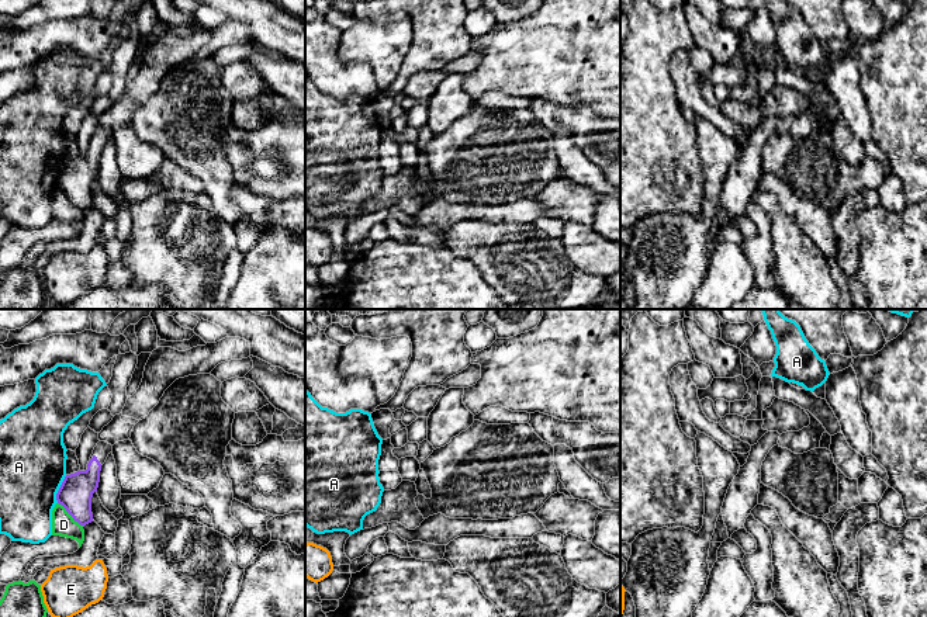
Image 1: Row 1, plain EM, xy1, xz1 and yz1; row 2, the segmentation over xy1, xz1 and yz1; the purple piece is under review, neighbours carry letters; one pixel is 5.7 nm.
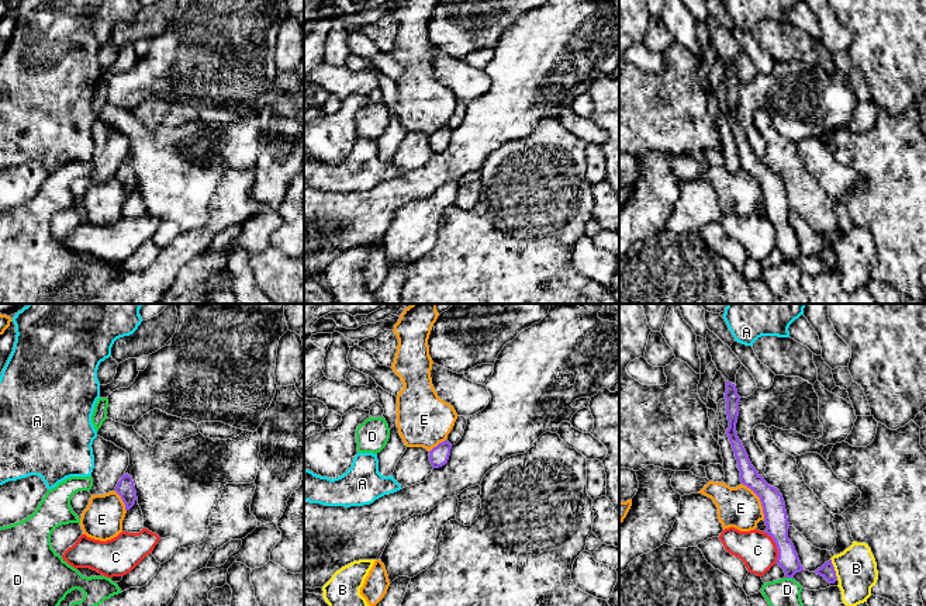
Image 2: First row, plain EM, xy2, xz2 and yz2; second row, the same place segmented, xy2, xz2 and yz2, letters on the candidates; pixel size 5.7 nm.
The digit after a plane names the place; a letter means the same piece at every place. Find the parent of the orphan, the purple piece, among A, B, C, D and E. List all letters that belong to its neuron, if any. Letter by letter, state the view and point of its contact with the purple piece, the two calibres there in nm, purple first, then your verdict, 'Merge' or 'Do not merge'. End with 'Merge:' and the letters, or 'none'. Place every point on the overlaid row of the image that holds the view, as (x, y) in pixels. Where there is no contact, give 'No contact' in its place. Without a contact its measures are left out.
A: Touches purple at xy1 (59, 489). Thickness 190 nm (purple) against 380 nm. Do not merge
B: Touches purple at yz2 (833, 568). Thickness 80 nm (purple) against 240 nm. Do not merge
C: Touches purple at yz2 (777, 547). Thickness 130 nm (purple) against 220 nm. Do not merge
D: Touches purple at xy1 (71, 515). Thickness 190 nm (purple) against 130 nm. Do not merge
E: Touches purple at yz2 (760, 501). Thickness 130 nm (purple) against 240 nm. Do not merge
Merge: none

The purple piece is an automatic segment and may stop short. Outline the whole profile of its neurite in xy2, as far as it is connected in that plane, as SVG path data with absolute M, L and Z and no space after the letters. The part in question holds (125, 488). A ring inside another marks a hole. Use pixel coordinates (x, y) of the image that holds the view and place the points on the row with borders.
M124 474L121 477L121 479L115 486L115 492L121 496L125 505L125 510L129 510L135 505L137 492L135 492L135 485L131 475Z

